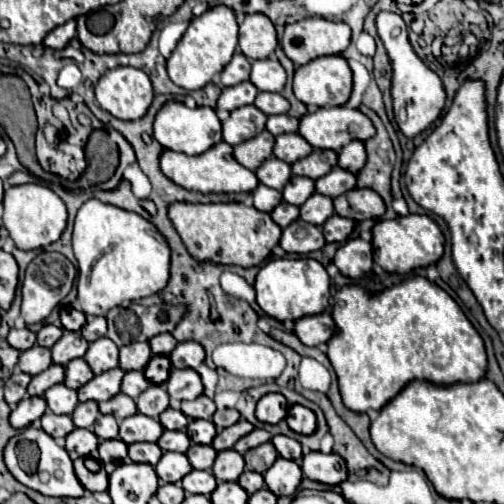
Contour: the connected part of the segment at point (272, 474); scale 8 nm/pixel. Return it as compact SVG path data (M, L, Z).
M277 457L277 461L271 465L271 469L263 477L265 477L269 491L281 497L281 495L295 495L303 473L295 461Z

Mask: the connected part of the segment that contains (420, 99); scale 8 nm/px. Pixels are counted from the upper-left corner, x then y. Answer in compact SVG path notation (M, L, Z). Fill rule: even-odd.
M381 11L377 15L377 33L385 45L385 51L391 59L393 67L393 79L391 79L391 95L393 95L393 109L395 109L395 121L401 129L401 133L409 139L425 131L443 111L445 105L445 91L441 79L415 55L409 39L407 39L407 27L403 19L397 13Z

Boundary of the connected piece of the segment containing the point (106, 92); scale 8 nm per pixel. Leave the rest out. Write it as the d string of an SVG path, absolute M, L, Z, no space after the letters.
M135 67L109 69L95 85L97 103L117 119L139 119L153 101L149 77Z

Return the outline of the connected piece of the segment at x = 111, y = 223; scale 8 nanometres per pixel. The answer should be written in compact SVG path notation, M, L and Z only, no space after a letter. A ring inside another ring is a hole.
M89 199L77 211L75 229L73 229L73 251L79 267L79 283L77 283L77 307L85 315L107 315L109 309L119 307L123 301L139 301L143 297L151 297L161 293L169 283L171 269L171 249L165 237L157 231L153 223L145 217L119 209L115 205L103 203L99 199Z

